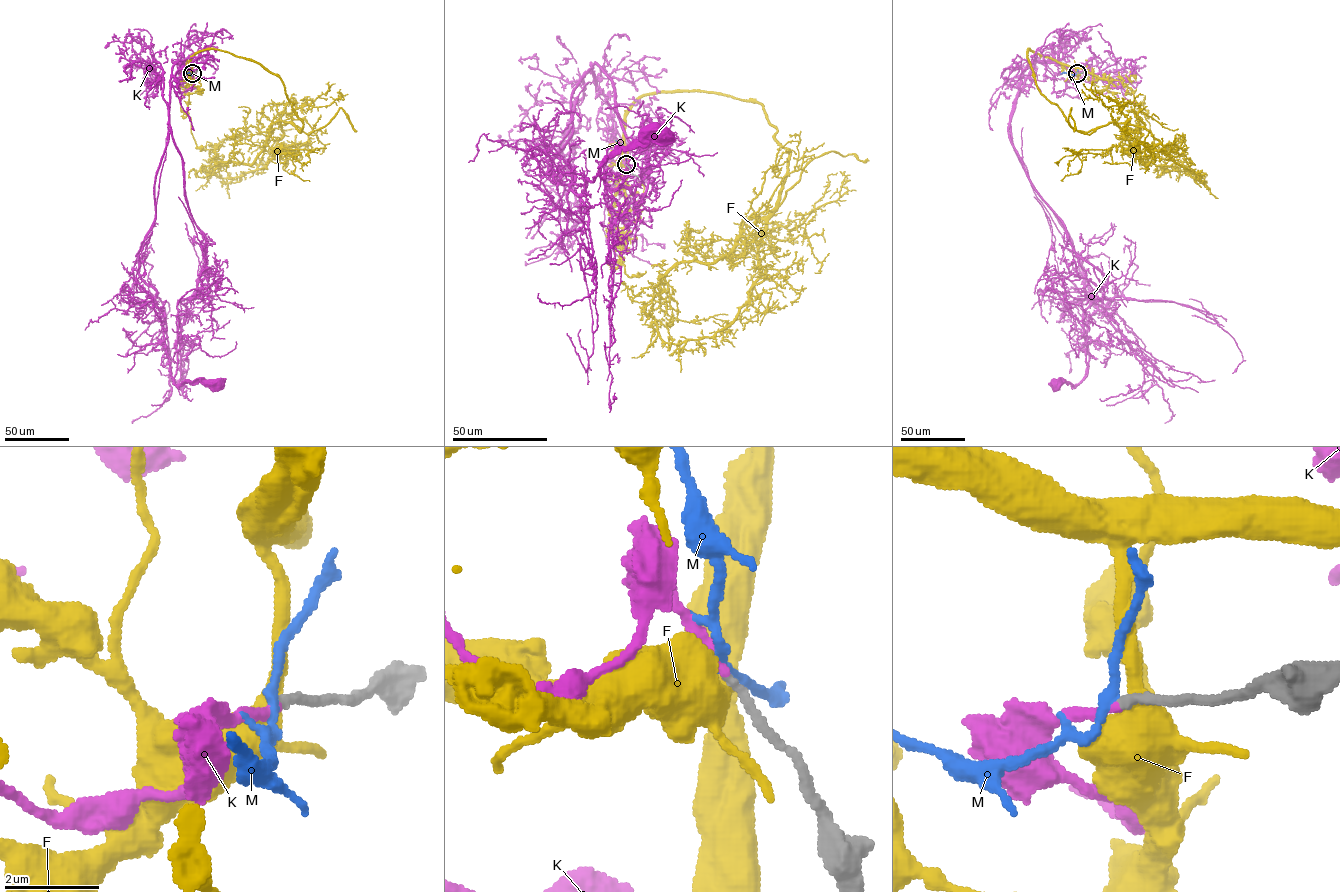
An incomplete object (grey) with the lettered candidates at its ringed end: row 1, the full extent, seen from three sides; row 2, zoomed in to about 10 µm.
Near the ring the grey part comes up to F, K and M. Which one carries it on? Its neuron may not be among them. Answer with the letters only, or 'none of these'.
K

